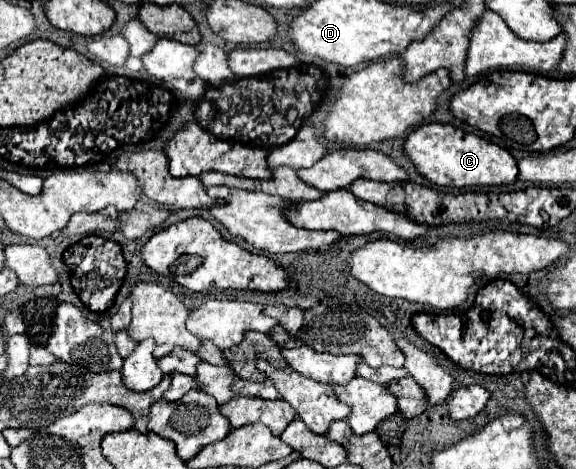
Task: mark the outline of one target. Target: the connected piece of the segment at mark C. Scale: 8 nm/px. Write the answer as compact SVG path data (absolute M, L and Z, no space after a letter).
M424 123L408 135L402 149L416 167L418 175L440 187L464 189L476 185L508 185L514 183L518 175L516 161L506 149L478 135L464 133L462 129L456 129L452 125Z

